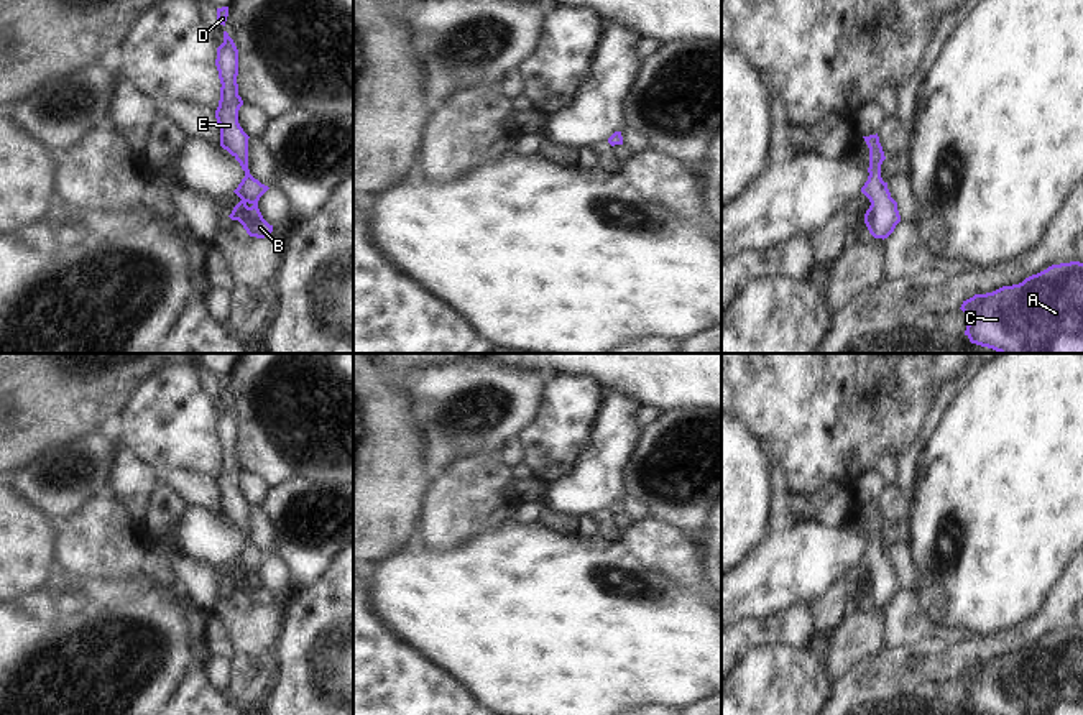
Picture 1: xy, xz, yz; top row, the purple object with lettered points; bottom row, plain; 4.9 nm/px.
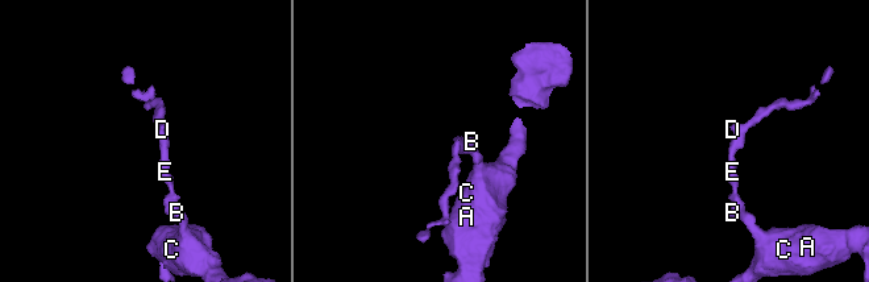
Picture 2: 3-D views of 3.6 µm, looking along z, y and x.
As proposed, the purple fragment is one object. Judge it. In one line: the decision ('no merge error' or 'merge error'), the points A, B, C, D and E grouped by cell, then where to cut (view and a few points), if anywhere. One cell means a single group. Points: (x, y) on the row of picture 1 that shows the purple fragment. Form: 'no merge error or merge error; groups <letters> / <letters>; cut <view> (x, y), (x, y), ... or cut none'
no merge error; groups A B C D E; cut none

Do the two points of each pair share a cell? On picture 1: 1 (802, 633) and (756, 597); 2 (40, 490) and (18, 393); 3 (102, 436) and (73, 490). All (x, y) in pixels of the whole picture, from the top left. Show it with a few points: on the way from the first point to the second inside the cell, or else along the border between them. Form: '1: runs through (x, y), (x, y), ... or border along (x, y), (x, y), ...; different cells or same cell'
1: border along (806, 600), (799, 600), (769, 618), (741, 620); different cells
2: border along (53, 446), (17, 469); different cells
3: runs through (96, 449), (73, 477); same cell

